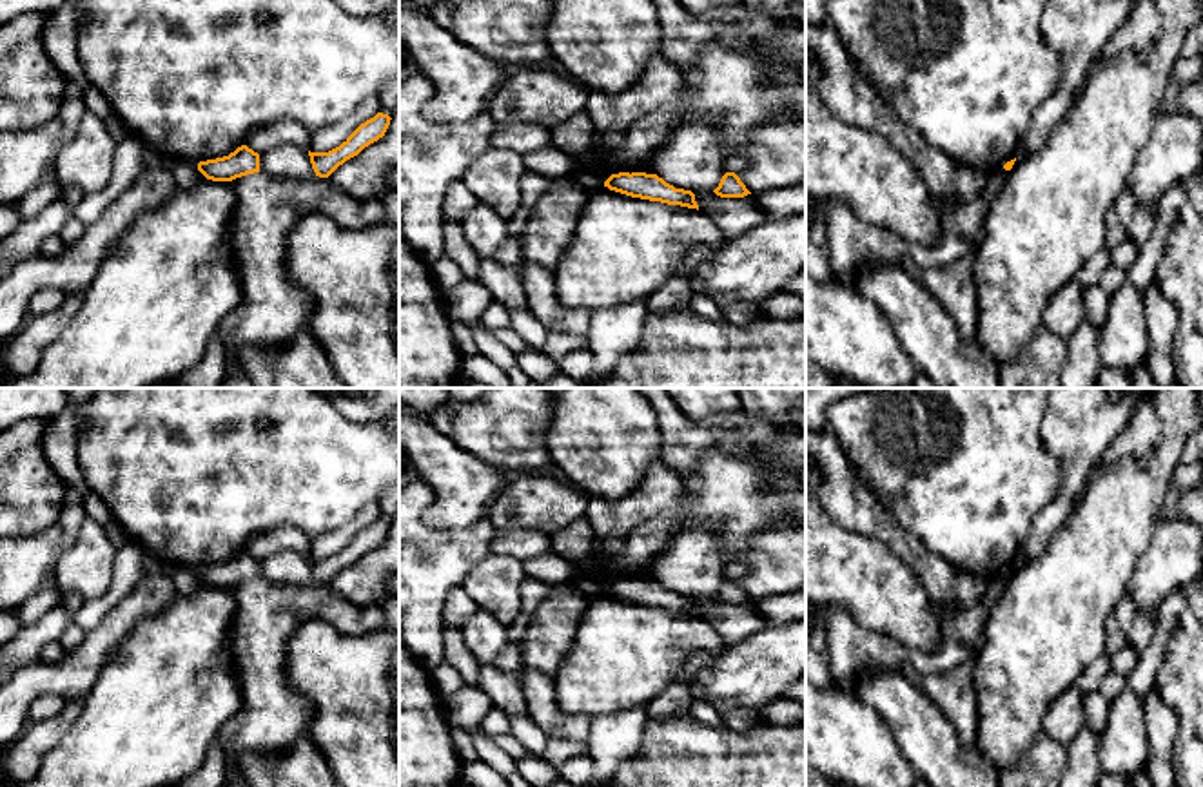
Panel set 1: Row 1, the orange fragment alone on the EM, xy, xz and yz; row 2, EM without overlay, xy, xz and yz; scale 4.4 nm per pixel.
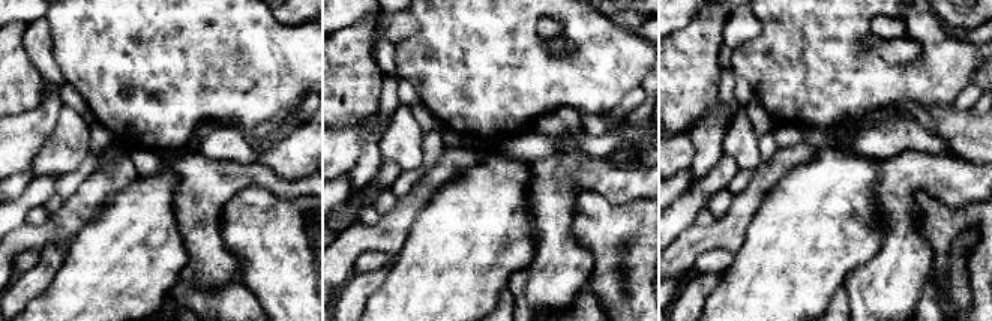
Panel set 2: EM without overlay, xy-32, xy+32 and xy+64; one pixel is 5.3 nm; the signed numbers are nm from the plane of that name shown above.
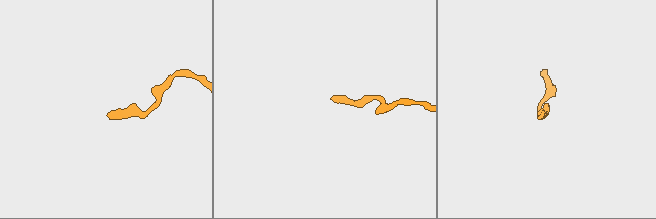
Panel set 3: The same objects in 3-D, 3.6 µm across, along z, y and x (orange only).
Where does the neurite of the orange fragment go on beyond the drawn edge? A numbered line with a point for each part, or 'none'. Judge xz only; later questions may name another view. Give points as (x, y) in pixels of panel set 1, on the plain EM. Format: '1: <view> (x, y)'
none

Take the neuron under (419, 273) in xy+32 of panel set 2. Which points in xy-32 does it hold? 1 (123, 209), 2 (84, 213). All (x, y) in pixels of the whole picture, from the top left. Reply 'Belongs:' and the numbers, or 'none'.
Belongs: 1

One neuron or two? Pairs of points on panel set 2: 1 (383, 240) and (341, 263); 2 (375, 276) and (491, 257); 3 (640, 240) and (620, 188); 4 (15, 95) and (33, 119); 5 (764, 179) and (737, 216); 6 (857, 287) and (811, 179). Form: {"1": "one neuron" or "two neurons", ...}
{"1": "one neuron", "2": "two neurons", "3": "two neurons", "4": "two neurons", "5": "one neuron", "6": "two neurons"}

